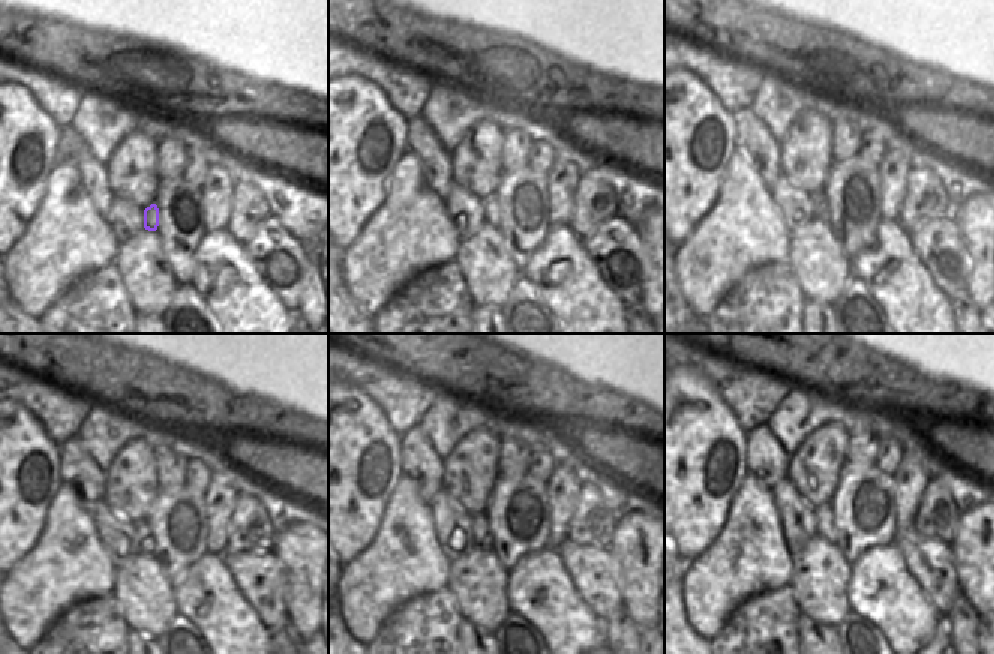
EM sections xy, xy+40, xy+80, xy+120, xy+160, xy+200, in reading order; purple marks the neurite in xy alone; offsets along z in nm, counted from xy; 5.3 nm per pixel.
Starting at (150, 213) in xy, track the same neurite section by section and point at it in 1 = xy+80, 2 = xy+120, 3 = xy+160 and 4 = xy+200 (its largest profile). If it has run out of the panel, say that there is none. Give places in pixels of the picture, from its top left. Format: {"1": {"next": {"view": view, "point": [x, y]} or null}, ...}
{"1": {"next": {"view": "xy+80", "point": [817, 198]}}, "2": {"next": {"view": "xy+120", "point": [144, 536]}}, "3": {"next": {"view": "xy+160", "point": [479, 524]}}, "4": {"next": {"view": "xy+200", "point": [822, 518]}}}

